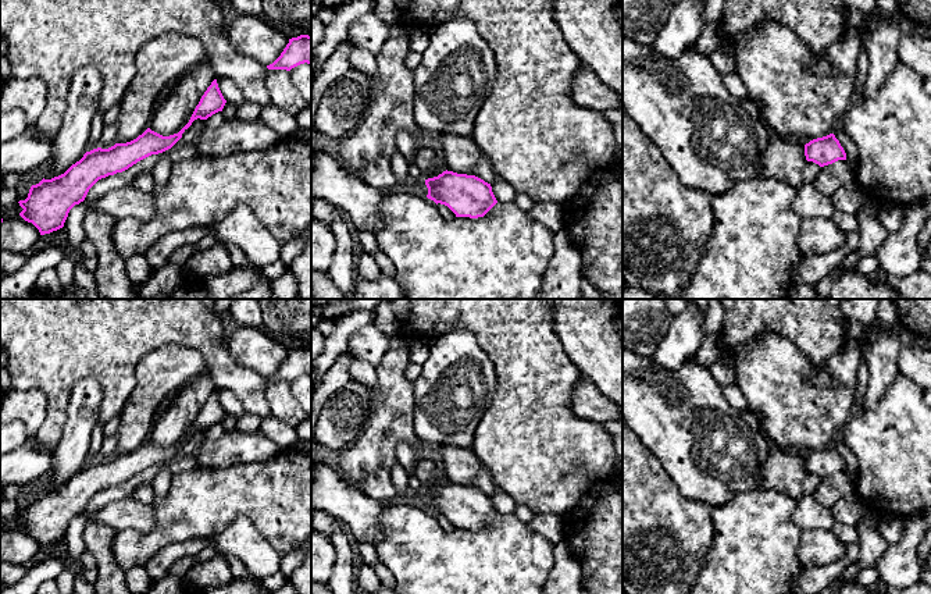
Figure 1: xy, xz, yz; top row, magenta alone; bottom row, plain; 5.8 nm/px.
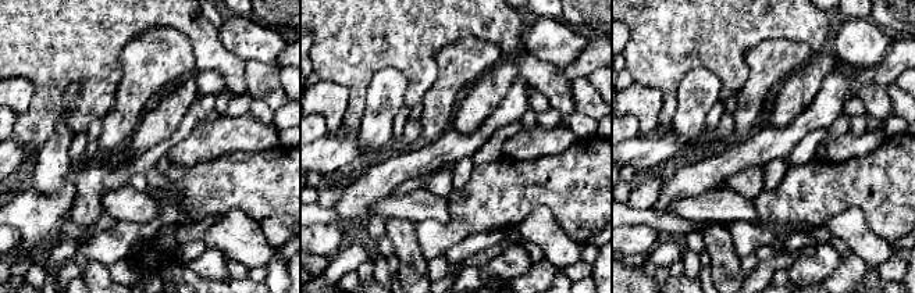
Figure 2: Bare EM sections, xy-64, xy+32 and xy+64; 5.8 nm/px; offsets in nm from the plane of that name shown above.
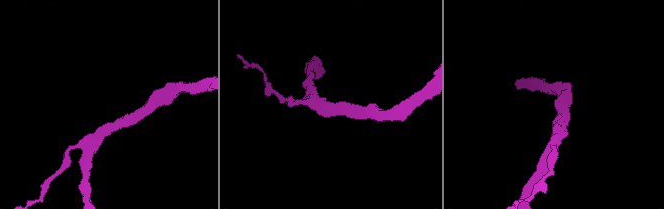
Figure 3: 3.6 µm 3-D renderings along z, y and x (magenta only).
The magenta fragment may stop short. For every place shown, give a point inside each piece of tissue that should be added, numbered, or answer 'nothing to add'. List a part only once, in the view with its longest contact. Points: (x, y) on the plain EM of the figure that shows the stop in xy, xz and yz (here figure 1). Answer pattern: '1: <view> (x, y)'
nothing to add

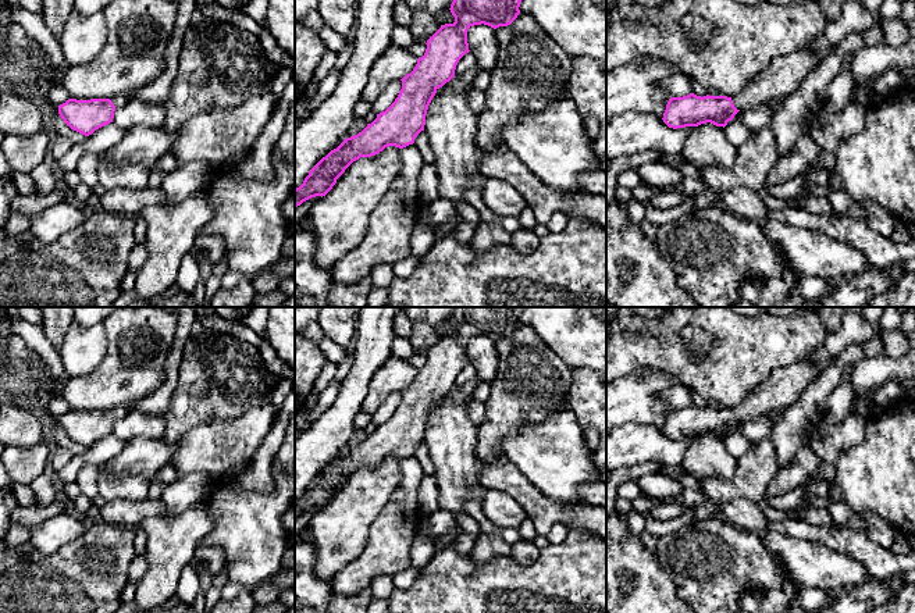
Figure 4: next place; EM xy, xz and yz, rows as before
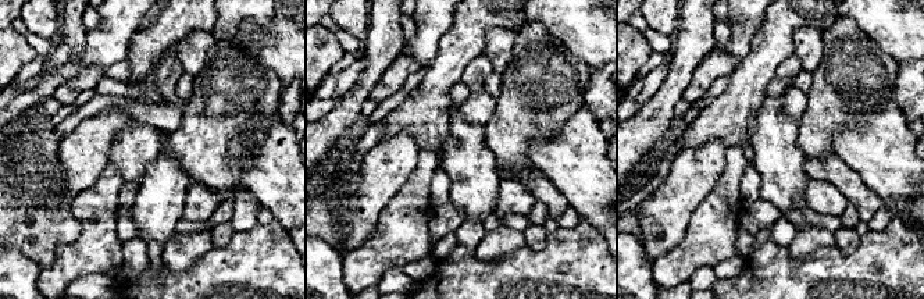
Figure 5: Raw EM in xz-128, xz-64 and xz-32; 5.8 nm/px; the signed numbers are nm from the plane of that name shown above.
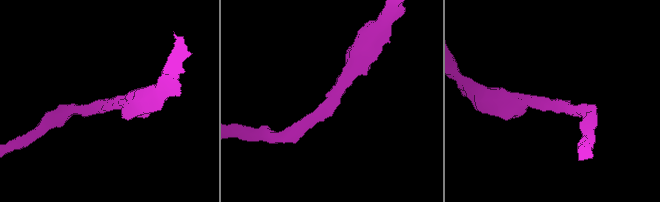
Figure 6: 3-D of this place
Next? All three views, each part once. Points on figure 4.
1: yz (782, 387)

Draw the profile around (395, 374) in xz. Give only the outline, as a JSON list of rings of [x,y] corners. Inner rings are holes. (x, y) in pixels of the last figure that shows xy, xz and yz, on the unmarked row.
[[[391,356],[374,374],[362,410],[373,414],[391,393],[410,385],[416,375],[417,370],[407,360]]]

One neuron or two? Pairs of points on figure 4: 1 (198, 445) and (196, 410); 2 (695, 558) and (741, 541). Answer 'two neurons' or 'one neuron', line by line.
1: two neurons
2: one neuron

